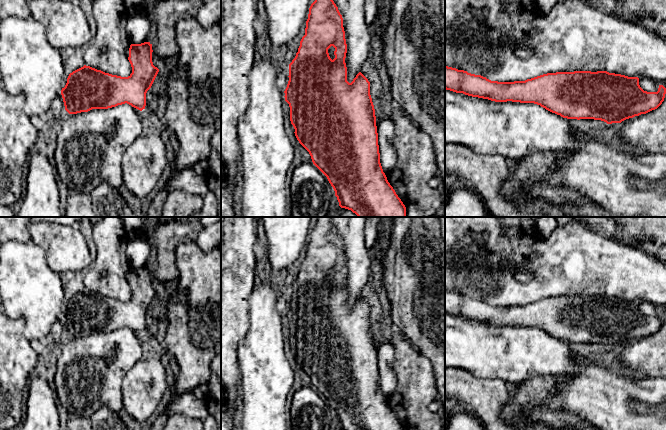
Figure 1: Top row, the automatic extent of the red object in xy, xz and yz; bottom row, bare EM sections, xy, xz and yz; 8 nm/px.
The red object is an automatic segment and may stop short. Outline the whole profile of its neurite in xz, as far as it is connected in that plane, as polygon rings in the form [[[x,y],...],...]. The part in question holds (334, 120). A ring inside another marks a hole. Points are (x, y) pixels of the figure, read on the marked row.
[[[315,0],[309,8],[305,35],[295,58],[289,64],[289,81],[284,91],[295,136],[309,152],[313,164],[327,177],[341,208],[351,210],[358,217],[406,217],[406,207],[388,182],[380,163],[370,82],[361,72],[351,83],[347,81],[346,53],[343,18],[338,7],[333,0]],[[331,46],[335,48],[333,60],[328,53]]]

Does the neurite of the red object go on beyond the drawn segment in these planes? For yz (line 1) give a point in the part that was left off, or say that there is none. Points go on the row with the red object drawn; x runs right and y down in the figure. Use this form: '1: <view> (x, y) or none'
1: none

